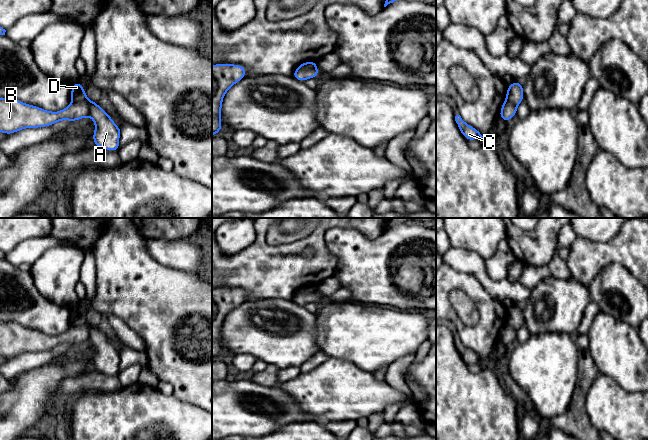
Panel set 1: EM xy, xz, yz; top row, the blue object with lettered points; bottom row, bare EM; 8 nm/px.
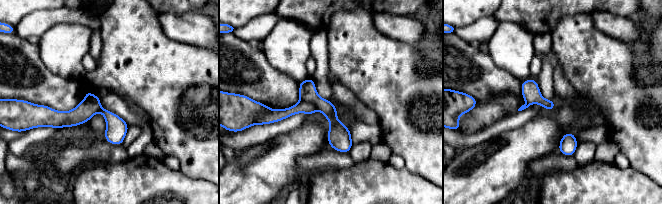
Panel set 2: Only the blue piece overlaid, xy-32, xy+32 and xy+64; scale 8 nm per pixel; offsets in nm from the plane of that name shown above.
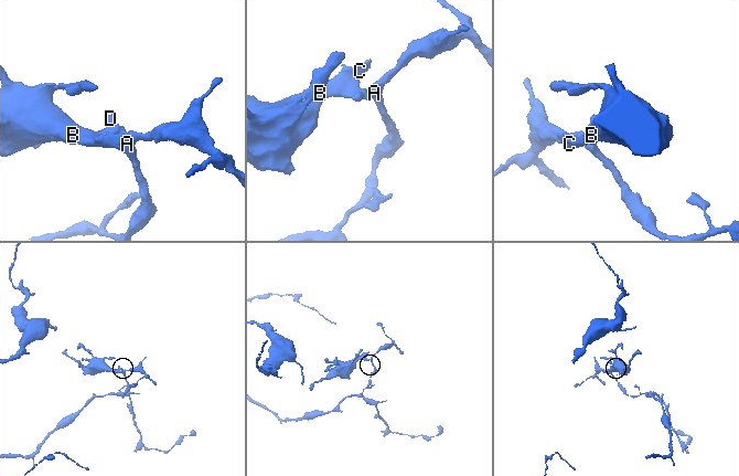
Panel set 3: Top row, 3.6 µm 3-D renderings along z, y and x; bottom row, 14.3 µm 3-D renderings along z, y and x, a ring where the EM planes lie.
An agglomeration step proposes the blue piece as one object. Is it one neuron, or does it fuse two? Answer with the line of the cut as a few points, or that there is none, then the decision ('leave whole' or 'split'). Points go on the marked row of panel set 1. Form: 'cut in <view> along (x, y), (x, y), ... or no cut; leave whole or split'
cut in xy along (72, 101), (85, 101), (89, 106), (89, 115); split

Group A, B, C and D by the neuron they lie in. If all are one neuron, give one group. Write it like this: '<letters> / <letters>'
A D / B C

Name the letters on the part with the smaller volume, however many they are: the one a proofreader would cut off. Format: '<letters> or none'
B, C

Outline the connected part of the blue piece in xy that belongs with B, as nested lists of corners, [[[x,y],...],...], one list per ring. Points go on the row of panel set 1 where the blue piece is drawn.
[[[0,98],[0,132],[8,135],[25,128],[51,126],[61,120],[73,122],[89,116],[89,110],[86,101],[71,102],[61,111],[51,112],[18,99]]]

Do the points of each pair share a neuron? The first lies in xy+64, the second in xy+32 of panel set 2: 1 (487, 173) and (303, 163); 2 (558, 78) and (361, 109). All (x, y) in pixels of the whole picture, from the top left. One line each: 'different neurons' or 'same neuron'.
1: different neurons
2: same neuron

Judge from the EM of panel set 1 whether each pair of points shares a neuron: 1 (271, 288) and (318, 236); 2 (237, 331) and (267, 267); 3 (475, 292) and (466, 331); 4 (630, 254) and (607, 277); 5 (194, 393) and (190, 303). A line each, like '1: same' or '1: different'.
1: same
2: different
3: same
4: different
5: same

